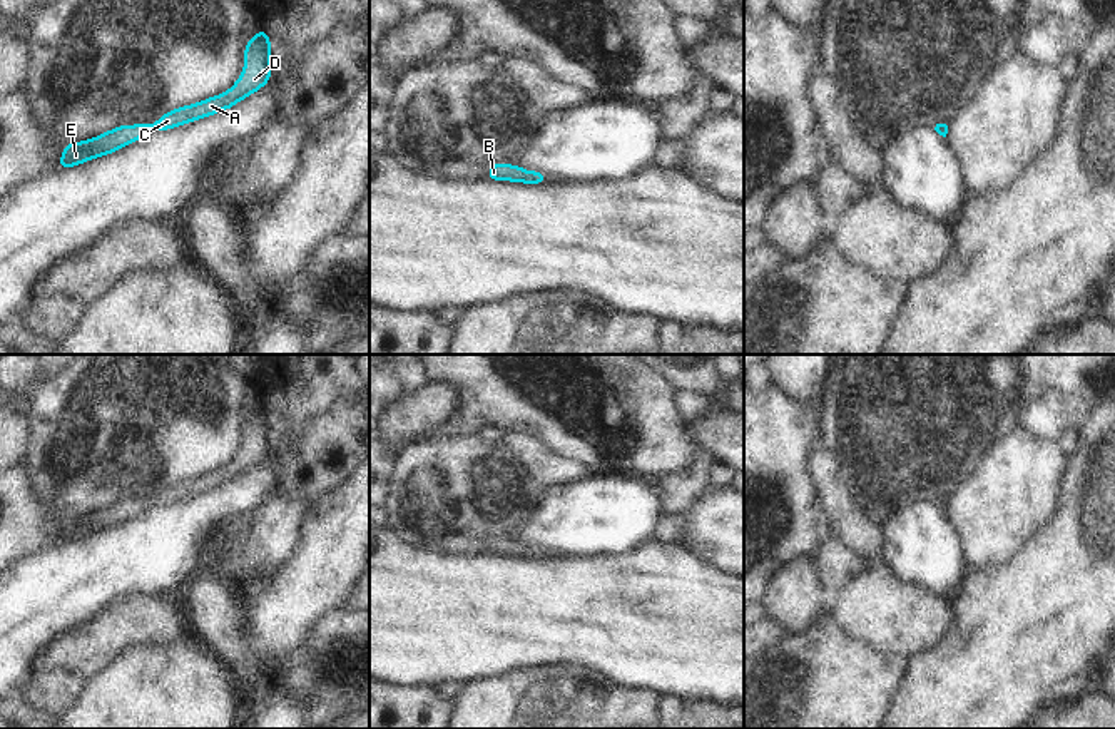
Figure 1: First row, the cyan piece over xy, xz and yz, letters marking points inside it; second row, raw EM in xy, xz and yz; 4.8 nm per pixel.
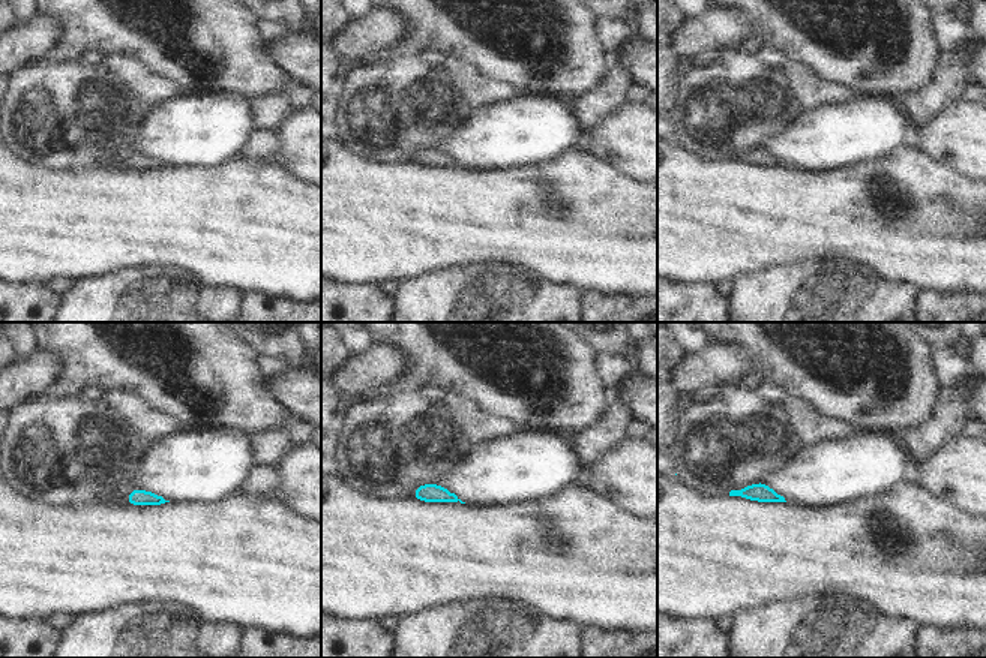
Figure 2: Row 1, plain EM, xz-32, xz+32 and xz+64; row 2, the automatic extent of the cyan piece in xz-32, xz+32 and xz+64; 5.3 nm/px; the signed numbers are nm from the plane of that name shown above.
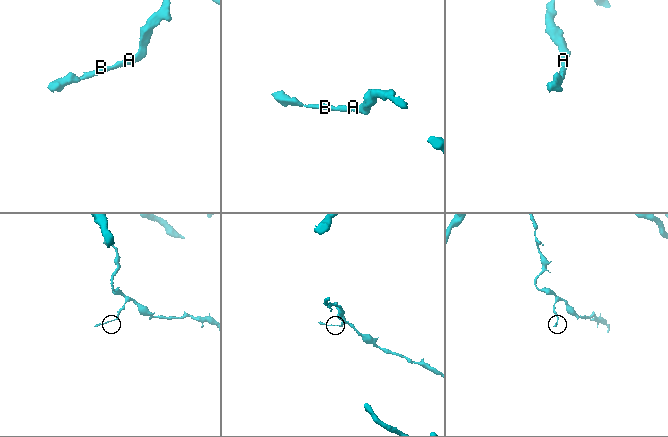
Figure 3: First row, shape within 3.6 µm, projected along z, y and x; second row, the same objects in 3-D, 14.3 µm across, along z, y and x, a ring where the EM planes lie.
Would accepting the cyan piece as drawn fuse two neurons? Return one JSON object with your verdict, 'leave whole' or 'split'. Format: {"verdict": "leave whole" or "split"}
{"verdict": "leave whole"}

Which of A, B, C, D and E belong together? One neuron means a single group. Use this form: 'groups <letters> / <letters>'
groups A B C D E

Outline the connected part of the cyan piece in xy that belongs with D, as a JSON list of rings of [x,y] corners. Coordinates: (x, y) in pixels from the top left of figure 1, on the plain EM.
[[[264,401],[247,415],[244,425],[244,446],[237,456],[224,468],[209,472],[199,478],[177,482],[164,488],[150,500],[119,500],[87,517],[64,518],[64,530],[57,535],[59,543],[84,538],[94,532],[112,528],[154,505],[169,505],[214,490],[221,485],[234,482],[239,475],[249,472],[271,455],[271,416]]]

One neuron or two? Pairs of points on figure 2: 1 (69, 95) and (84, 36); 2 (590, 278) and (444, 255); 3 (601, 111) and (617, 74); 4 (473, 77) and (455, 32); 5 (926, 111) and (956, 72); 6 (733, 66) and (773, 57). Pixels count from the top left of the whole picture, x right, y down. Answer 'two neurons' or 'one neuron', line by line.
1: two neurons
2: one neuron
3: one neuron
4: two neurons
5: one neuron
6: two neurons

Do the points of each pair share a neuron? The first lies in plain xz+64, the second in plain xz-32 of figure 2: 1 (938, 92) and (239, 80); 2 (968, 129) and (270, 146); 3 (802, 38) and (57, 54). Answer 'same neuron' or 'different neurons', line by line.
1: different neurons
2: different neurons
3: same neuron

